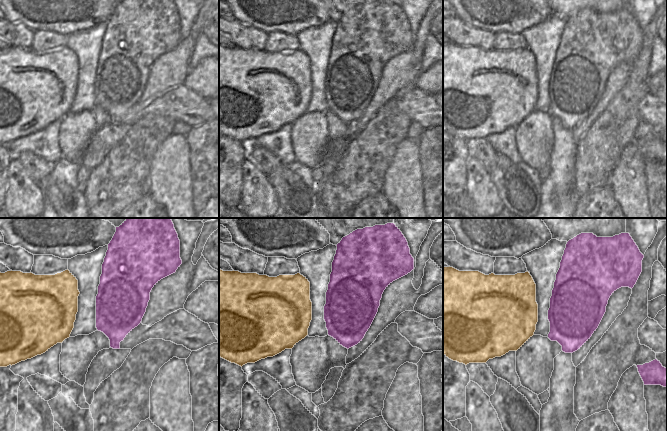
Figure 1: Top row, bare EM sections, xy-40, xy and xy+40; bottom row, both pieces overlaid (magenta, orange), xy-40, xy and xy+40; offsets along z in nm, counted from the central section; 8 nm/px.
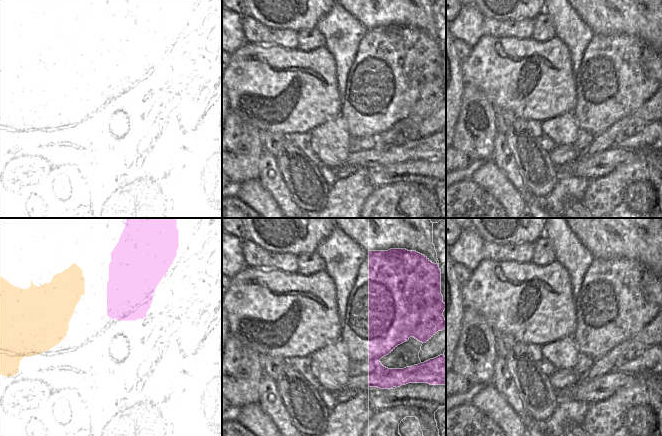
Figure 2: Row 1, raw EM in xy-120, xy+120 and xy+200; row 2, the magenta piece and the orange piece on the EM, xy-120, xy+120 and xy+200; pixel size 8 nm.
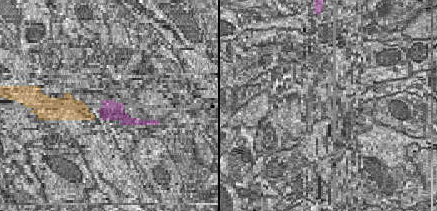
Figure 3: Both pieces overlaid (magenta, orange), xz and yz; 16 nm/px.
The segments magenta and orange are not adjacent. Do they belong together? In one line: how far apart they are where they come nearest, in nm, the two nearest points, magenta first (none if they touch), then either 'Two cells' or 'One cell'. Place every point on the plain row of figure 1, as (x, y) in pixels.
Distance 90 nm. Across: xy+40 (548, 86), (537, 86). Two cells

